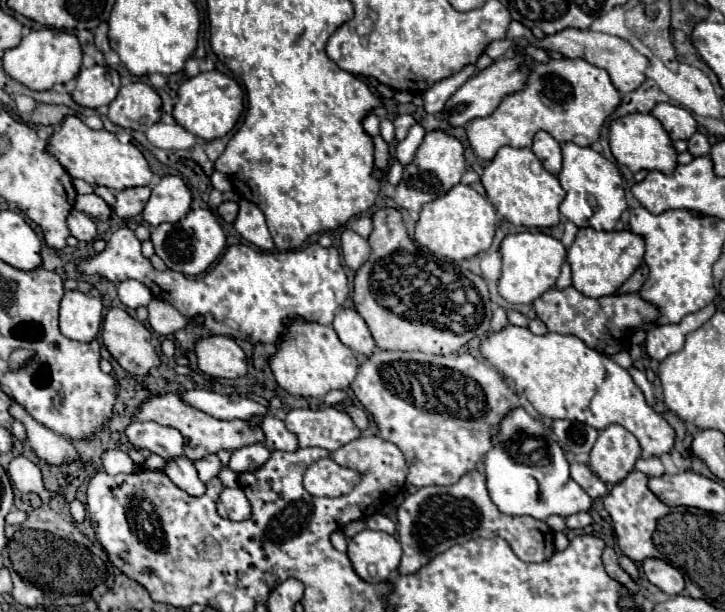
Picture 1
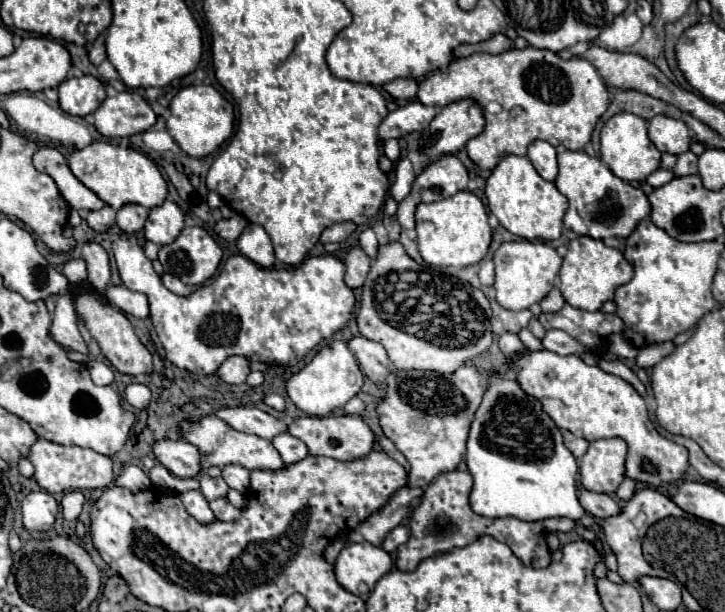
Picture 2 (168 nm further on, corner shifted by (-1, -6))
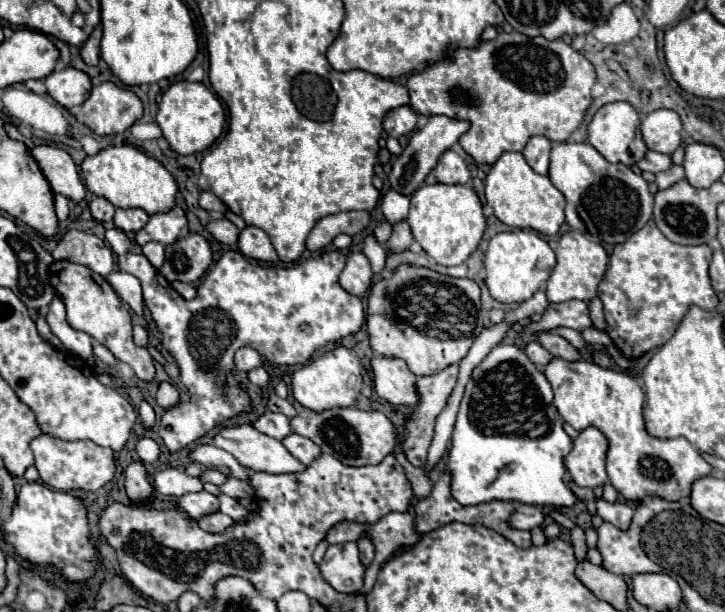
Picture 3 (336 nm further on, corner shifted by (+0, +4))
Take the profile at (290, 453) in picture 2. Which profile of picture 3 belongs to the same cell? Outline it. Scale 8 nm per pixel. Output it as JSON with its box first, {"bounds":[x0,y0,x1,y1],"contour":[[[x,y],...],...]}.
{"bounds":[284,433,320,465],"contour":[[[292,433],[292,435],[288,435],[284,441],[284,447],[298,459],[298,461],[302,461],[304,465],[310,465],[316,457],[320,457],[320,447],[318,445],[314,445],[312,441],[308,441],[306,437],[300,437],[300,435],[296,435],[296,433]]]}

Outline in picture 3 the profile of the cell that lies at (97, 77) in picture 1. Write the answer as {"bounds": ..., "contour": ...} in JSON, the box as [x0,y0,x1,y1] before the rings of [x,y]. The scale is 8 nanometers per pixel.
{"bounds":[44,67,92,109],"contour":[[[72,67],[50,73],[44,79],[44,85],[46,85],[48,95],[58,105],[62,105],[66,109],[82,105],[92,89],[90,77],[78,69],[72,69]]]}

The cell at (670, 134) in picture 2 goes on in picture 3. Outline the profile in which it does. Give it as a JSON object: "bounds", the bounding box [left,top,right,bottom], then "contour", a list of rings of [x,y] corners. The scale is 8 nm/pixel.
{"bounds":[640,109,682,155],"contour":[[[658,109],[648,113],[640,123],[640,131],[646,149],[656,153],[672,155],[682,143],[680,139],[682,121],[670,109]]]}

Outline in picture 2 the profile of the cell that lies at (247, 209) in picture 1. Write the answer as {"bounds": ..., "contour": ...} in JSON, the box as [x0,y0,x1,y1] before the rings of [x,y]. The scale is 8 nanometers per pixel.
{"bounds":[237,223,275,267],"contour":[[[249,223],[247,229],[239,235],[237,247],[245,257],[253,259],[253,263],[257,263],[261,267],[273,267],[275,265],[275,253],[273,253],[271,239],[261,225]]]}

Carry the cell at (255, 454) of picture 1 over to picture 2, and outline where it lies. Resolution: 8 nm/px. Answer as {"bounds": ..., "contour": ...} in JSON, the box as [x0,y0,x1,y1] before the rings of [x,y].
{"bounds":[223,465,251,493],"contour":[[[225,465],[223,467],[223,479],[231,489],[237,489],[239,493],[249,491],[249,475],[251,471],[241,465]]]}

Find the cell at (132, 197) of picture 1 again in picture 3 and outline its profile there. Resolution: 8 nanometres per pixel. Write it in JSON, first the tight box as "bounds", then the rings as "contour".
{"bounds":[114,209,148,235],"contour":[[[116,209],[114,225],[122,229],[126,235],[134,235],[148,223],[148,215],[142,209]]]}

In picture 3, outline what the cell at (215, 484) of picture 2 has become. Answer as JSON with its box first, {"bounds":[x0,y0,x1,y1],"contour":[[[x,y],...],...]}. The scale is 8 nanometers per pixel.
{"bounds":[218,495,248,523],"contour":[[[218,495],[218,499],[220,499],[220,511],[224,513],[224,515],[228,515],[228,517],[232,517],[234,521],[238,521],[238,523],[246,523],[248,521],[248,511],[236,501],[236,499],[232,499],[232,497],[228,497],[228,495]]]}

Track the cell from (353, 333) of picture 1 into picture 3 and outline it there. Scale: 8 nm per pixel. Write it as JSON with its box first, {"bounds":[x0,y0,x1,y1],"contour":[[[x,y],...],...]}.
{"bounds":[370,357,420,407],"contour":[[[372,357],[370,361],[374,373],[374,387],[378,397],[388,401],[390,405],[406,405],[416,407],[420,395],[416,391],[416,375],[408,369],[408,365],[400,359]]]}

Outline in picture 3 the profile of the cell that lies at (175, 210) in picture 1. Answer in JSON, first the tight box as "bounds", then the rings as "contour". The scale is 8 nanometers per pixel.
{"bounds":[134,207,186,245],"contour":[[[174,207],[168,213],[152,215],[148,225],[140,229],[134,237],[138,245],[146,245],[148,241],[158,241],[162,245],[172,245],[176,243],[184,233],[186,233],[186,215],[180,207]]]}

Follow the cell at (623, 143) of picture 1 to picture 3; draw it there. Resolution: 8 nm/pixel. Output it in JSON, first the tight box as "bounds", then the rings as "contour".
{"bounds":[588,103,646,165],"contour":[[[608,103],[600,107],[588,123],[588,143],[610,163],[634,165],[646,155],[646,145],[640,137],[640,115],[628,103]]]}

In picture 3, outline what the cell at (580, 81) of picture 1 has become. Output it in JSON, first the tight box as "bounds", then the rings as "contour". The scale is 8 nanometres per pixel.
{"bounds":[408,33,596,163],"contour":[[[498,33],[492,41],[482,41],[478,49],[458,49],[454,59],[430,65],[422,73],[408,77],[410,107],[418,115],[446,115],[470,123],[468,133],[460,137],[462,149],[476,163],[496,163],[506,151],[522,151],[530,137],[544,135],[550,141],[566,141],[582,123],[582,117],[592,101],[590,89],[596,81],[592,63],[574,51],[564,41],[548,41],[544,37],[526,37],[524,33]]]}

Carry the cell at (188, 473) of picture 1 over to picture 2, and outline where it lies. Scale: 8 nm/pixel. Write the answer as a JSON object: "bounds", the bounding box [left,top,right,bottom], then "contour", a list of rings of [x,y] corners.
{"bounds":[179,489,215,523],"contour":[[[191,489],[191,491],[185,491],[185,493],[179,493],[179,499],[183,501],[183,505],[189,511],[189,515],[193,515],[197,521],[201,521],[201,523],[215,521],[215,515],[213,515],[207,499],[201,495],[199,489]]]}

